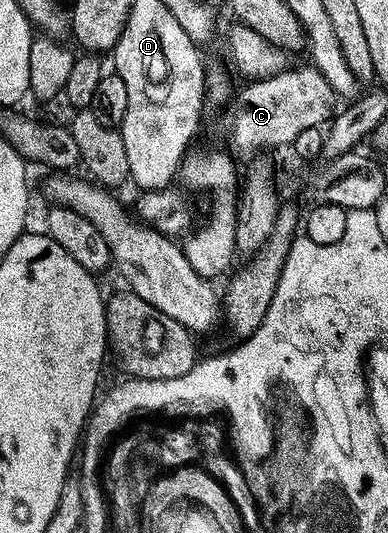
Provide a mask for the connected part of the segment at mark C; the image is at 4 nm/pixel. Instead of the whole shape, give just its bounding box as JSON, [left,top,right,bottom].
[222,63,338,159]

